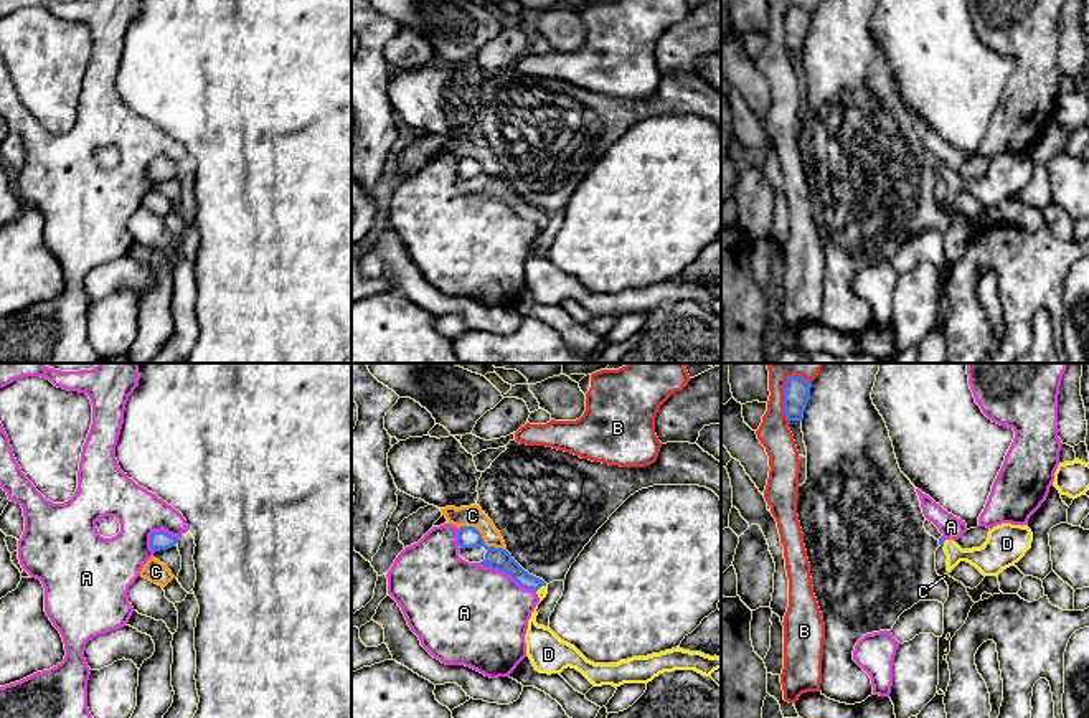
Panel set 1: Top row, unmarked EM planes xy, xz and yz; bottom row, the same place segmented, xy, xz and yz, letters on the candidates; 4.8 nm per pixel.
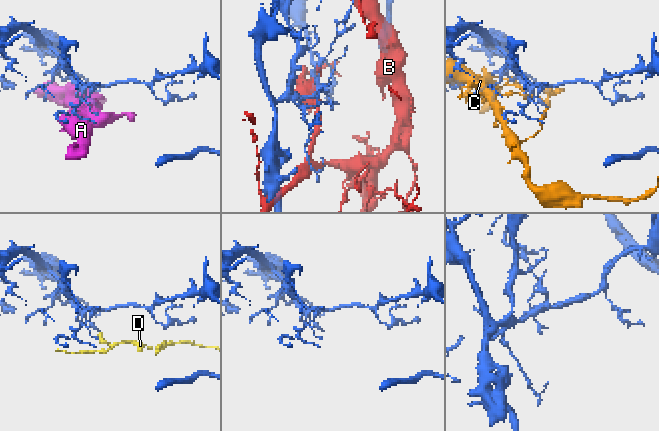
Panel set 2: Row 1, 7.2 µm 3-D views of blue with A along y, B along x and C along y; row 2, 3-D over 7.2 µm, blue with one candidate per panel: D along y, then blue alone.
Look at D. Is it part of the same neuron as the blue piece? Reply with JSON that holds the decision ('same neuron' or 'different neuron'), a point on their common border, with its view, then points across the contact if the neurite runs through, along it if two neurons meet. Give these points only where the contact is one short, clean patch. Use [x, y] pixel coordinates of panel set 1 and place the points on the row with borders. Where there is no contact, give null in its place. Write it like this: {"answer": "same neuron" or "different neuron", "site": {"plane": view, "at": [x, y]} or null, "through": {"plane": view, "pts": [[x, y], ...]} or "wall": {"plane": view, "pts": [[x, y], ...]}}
{"answer": "same neuron", "site": {"plane": "xz", "at": [542, 585]}, "through": {"plane": "xz", "pts": [[499, 558], [525, 580], [542, 585], [533, 614], [537, 636]]}}

